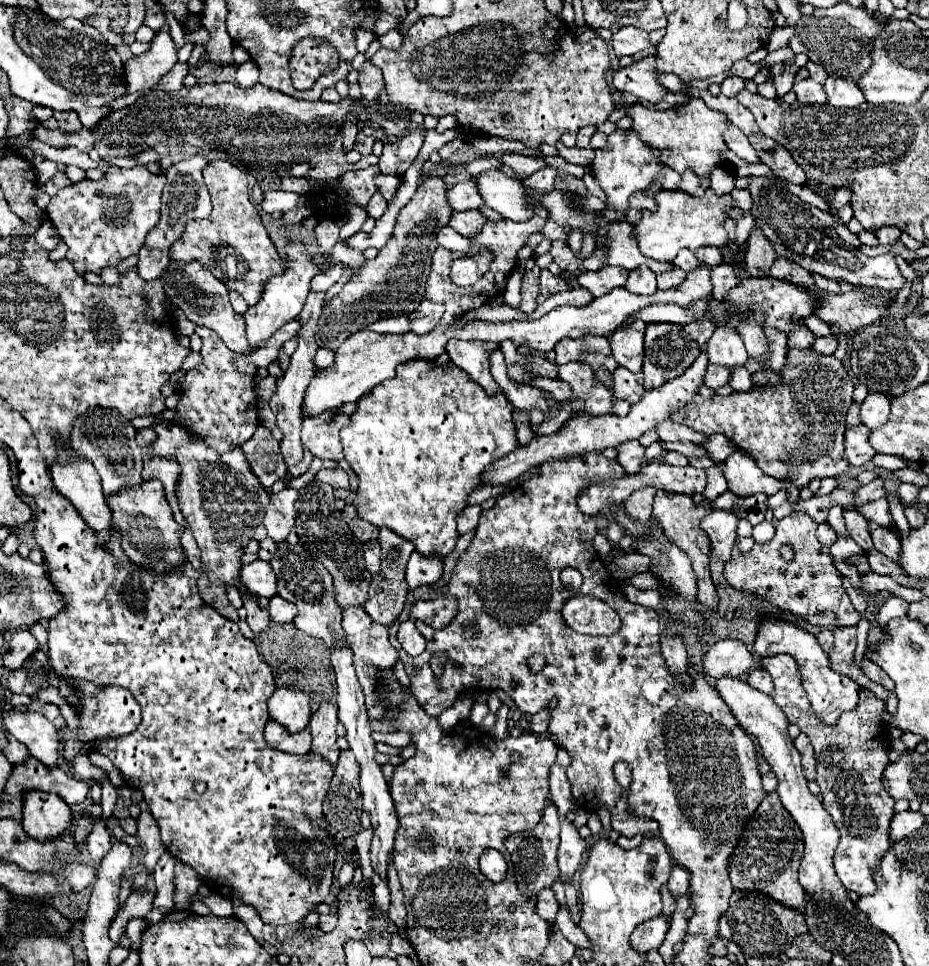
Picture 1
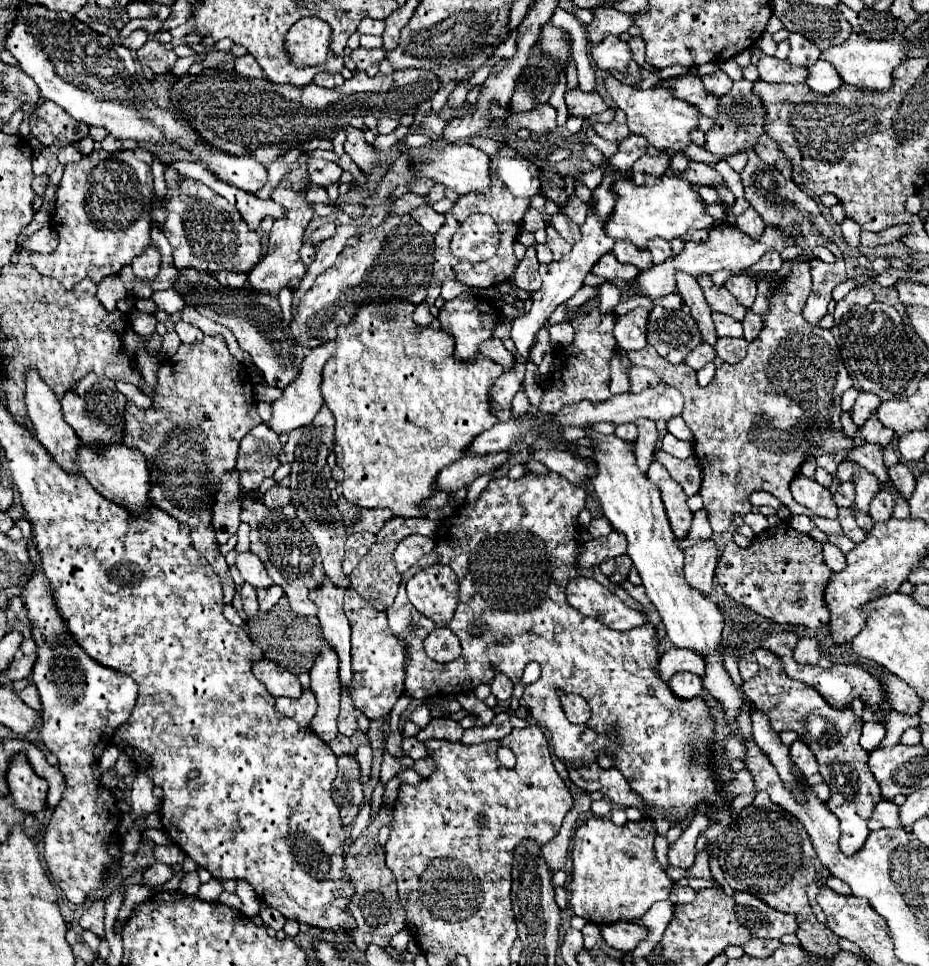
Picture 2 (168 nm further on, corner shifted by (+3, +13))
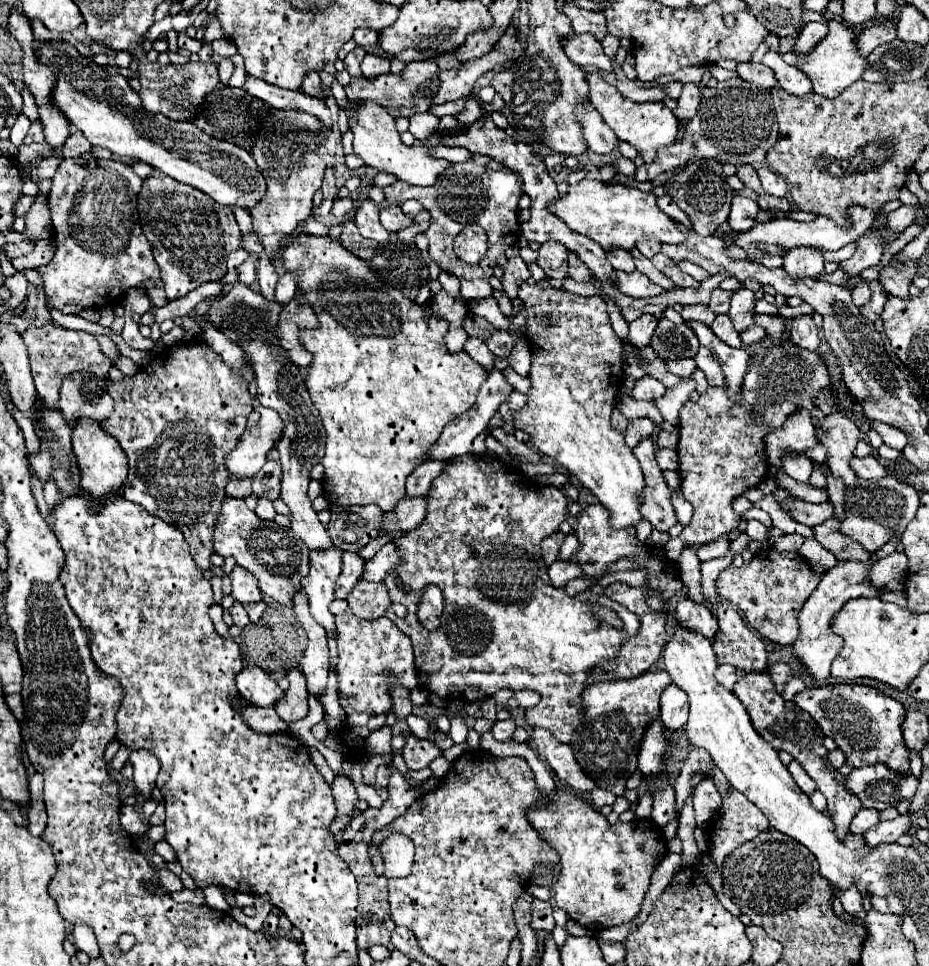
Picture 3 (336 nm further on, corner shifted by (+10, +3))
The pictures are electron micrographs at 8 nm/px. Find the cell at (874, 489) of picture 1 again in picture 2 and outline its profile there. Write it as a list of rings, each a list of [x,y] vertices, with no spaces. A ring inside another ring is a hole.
[[[845,482],[837,488],[837,492],[833,494],[833,502],[837,504],[837,508],[849,508],[853,504],[855,496],[853,496],[853,484]]]

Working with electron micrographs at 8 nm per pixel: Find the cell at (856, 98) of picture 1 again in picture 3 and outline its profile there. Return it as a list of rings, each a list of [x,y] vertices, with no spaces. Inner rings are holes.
[[[768,50],[764,54],[762,62],[774,70],[774,74],[778,78],[778,86],[784,88],[786,92],[790,92],[794,96],[806,96],[806,94],[814,92],[812,86],[810,86],[810,80],[806,78],[806,74],[802,74],[796,66],[786,64],[778,52]]]

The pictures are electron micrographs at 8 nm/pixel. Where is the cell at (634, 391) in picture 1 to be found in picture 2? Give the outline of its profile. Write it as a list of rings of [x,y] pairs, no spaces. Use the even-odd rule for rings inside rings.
[[[631,366],[629,370],[629,380],[631,380],[631,388],[633,392],[641,392],[645,388],[651,388],[651,386],[657,386],[661,376],[655,372],[655,370],[649,370],[649,368],[639,368],[639,366]]]

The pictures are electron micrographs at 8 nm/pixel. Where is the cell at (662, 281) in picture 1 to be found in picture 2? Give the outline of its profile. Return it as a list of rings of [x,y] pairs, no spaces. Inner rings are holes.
[[[663,238],[649,240],[649,242],[647,242],[647,248],[649,248],[655,264],[661,264],[661,262],[665,262],[665,260],[671,256],[671,242],[667,242],[667,240],[663,240]]]

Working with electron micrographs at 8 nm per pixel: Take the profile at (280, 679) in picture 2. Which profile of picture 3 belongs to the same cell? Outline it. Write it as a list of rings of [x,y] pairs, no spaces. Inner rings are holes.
[[[246,666],[236,676],[236,688],[246,700],[262,708],[274,706],[284,694],[284,690],[276,684],[276,680],[258,666]]]

